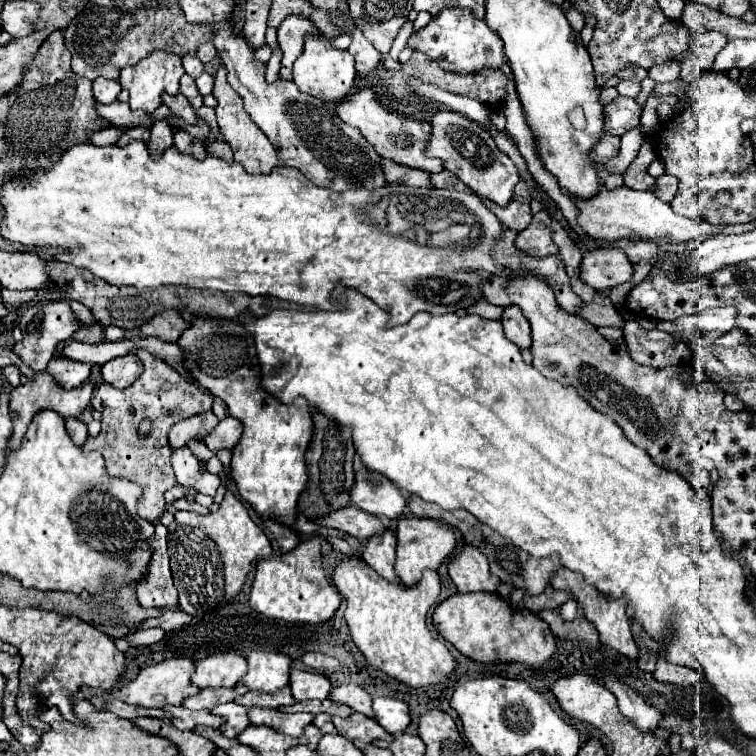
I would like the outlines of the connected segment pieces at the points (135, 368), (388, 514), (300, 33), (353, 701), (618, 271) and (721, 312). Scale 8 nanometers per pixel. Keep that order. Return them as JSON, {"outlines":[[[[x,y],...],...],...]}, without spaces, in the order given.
{"outlines":[[[[136,355],[114,357],[112,361],[108,361],[108,365],[102,365],[104,381],[116,389],[126,389],[128,385],[132,385],[142,371],[142,361]]],[[[364,467],[356,473],[356,481],[348,493],[358,509],[370,515],[382,515],[384,519],[398,519],[408,505],[402,491],[388,477]]],[[[288,15],[278,27],[278,43],[282,47],[282,67],[280,67],[280,77],[282,79],[292,79],[292,65],[302,53],[304,45],[304,35],[306,33],[316,33],[318,29],[314,23],[306,17],[300,15]]],[[[358,685],[334,687],[330,699],[336,701],[336,703],[344,703],[344,705],[352,707],[358,713],[374,717],[374,713],[372,713],[372,697],[362,687],[358,687]]],[[[598,249],[594,253],[586,253],[580,265],[582,281],[596,291],[626,283],[632,279],[632,273],[634,265],[620,249]]],[[[716,307],[716,309],[704,309],[700,313],[700,331],[708,339],[718,339],[720,335],[728,333],[736,325],[736,309],[734,307]]]]}

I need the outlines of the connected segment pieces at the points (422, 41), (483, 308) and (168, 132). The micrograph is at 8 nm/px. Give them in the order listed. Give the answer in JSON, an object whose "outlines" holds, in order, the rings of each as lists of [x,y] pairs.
{"outlines":[[[[444,9],[444,13],[432,17],[424,29],[416,31],[408,39],[406,47],[422,51],[442,69],[456,73],[474,73],[484,67],[498,69],[504,63],[504,49],[500,37],[486,25],[486,21],[476,19],[470,9]]],[[[482,297],[470,306],[467,312],[469,314],[475,313],[480,315],[480,317],[484,317],[484,319],[501,320],[503,308],[487,302],[486,299]]],[[[156,121],[152,127],[150,127],[150,141],[148,141],[148,151],[152,157],[160,157],[160,153],[164,153],[164,149],[172,147],[174,145],[174,133],[172,133],[172,127],[168,121]]]]}

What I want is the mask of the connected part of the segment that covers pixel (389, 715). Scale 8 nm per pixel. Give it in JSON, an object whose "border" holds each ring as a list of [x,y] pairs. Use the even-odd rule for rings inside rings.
{"border":[[[390,697],[374,699],[374,713],[376,721],[392,735],[406,731],[412,723],[410,709],[402,699],[390,699]]]}

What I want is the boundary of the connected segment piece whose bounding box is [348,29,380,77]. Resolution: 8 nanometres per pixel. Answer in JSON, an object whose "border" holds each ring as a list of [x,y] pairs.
{"border":[[[358,29],[352,31],[352,43],[350,43],[348,51],[356,61],[358,75],[362,75],[362,77],[380,63],[380,53],[374,49],[374,45]]]}

